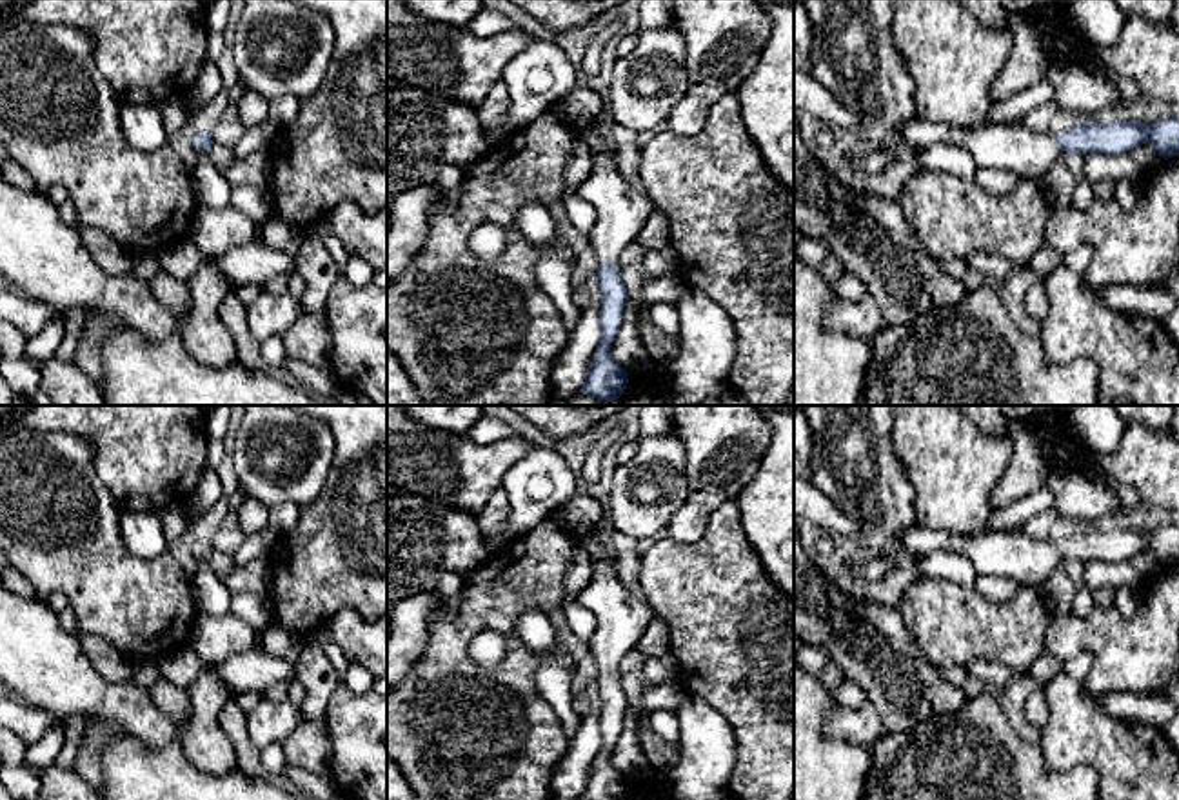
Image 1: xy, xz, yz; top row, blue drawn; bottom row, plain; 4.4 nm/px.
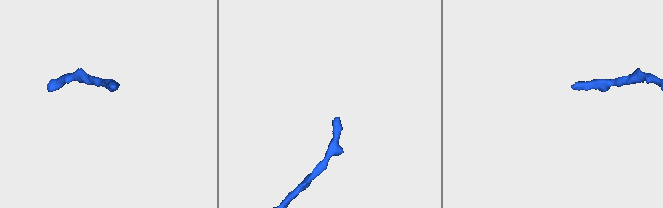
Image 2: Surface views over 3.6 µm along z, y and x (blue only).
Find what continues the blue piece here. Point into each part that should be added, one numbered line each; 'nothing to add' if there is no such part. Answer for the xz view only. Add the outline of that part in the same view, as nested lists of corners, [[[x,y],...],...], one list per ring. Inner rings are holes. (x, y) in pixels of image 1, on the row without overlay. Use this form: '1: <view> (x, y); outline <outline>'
1: xz (622, 617); outline [[[609,560],[594,564],[590,584],[574,598],[598,620],[587,644],[589,653],[599,669],[618,669],[654,618],[652,607],[625,585],[625,578],[612,571]]]

